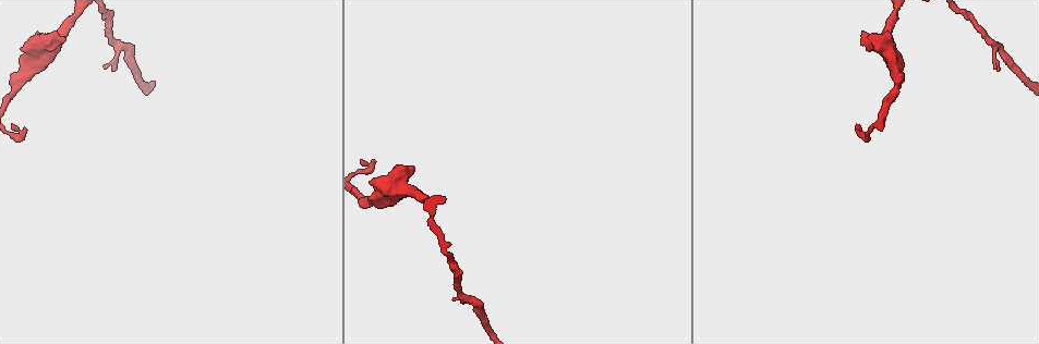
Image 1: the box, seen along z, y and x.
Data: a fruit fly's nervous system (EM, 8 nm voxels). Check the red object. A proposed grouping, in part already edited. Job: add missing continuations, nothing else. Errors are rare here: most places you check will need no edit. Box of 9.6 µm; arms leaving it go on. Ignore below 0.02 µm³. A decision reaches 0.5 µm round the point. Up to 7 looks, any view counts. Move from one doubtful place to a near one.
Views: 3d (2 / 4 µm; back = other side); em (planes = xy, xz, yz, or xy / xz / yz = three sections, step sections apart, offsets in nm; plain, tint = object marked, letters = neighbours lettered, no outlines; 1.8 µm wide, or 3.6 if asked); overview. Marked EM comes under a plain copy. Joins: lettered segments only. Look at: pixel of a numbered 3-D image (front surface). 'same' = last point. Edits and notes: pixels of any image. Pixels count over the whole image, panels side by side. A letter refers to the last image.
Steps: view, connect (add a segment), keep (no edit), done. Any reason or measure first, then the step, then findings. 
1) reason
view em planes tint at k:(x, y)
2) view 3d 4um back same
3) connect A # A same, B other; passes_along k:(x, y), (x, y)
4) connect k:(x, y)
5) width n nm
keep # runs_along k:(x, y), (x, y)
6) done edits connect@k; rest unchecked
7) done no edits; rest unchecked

branch stops here
view em yz step 16 tint at 1:(995, 68)

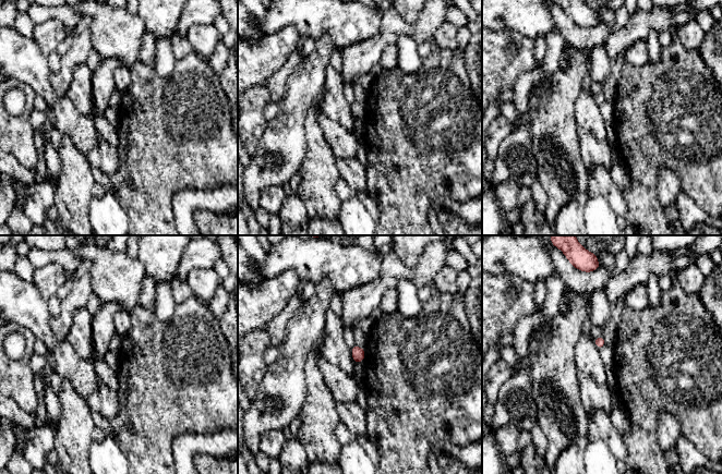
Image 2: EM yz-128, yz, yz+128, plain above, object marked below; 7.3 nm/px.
view em planes letters same

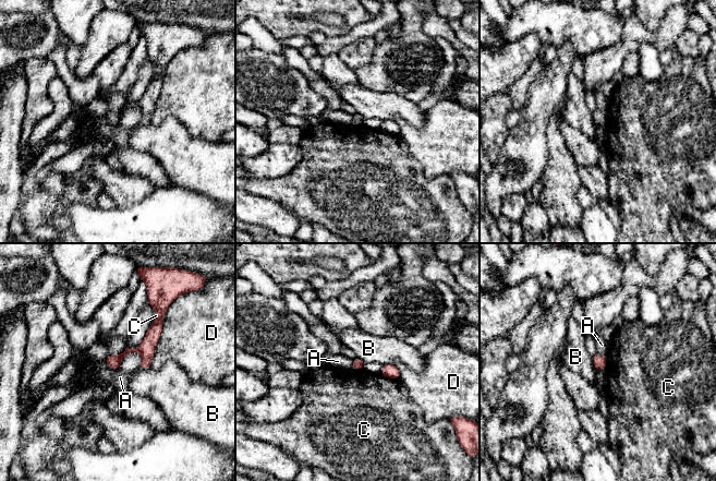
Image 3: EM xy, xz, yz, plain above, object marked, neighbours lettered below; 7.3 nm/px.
keep # A other, B other, C other, D other; runs_along 3:(159, 321), (138, 350), (110, 364); no lettered segment goes on from it

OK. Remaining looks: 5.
branch stops here
view em 3.6um planes letters at 1:(859, 125)

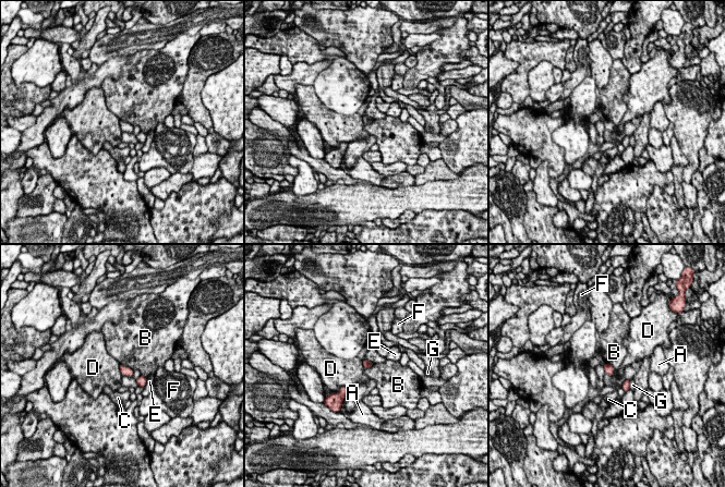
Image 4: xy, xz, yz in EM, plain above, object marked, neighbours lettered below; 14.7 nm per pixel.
width 120 nm; longest_contact B 220 nm
keep # A other, B other, C other, D other, E other, F other, G other; none of them fits

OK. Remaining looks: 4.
free end
view 3d 4um at 1:(64, 40)

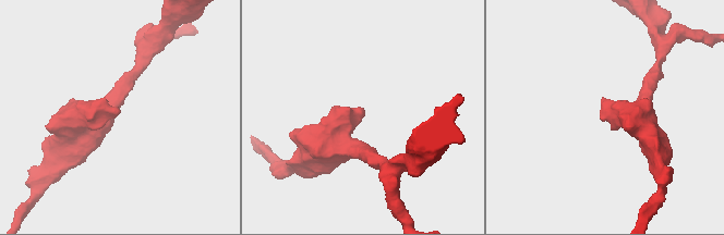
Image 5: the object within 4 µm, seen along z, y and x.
view em planes letters at 5:(602, 109)

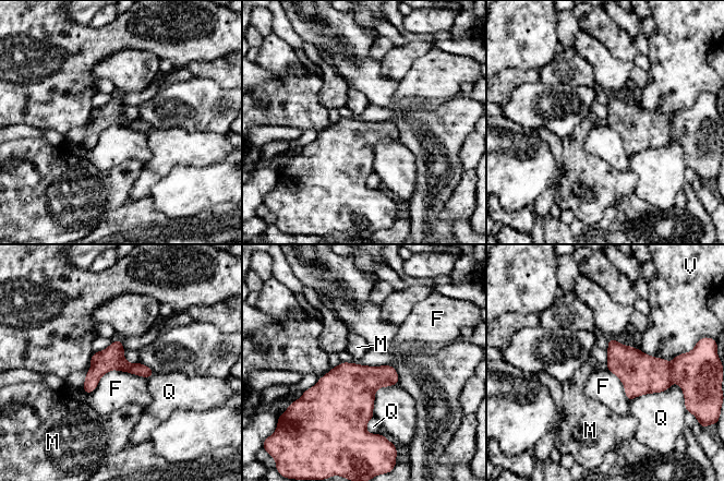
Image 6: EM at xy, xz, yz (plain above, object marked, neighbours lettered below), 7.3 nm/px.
keep # F other, M other, Q other, V other; no lettered segment goes on from it

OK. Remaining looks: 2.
done no edits; rest unchecked

